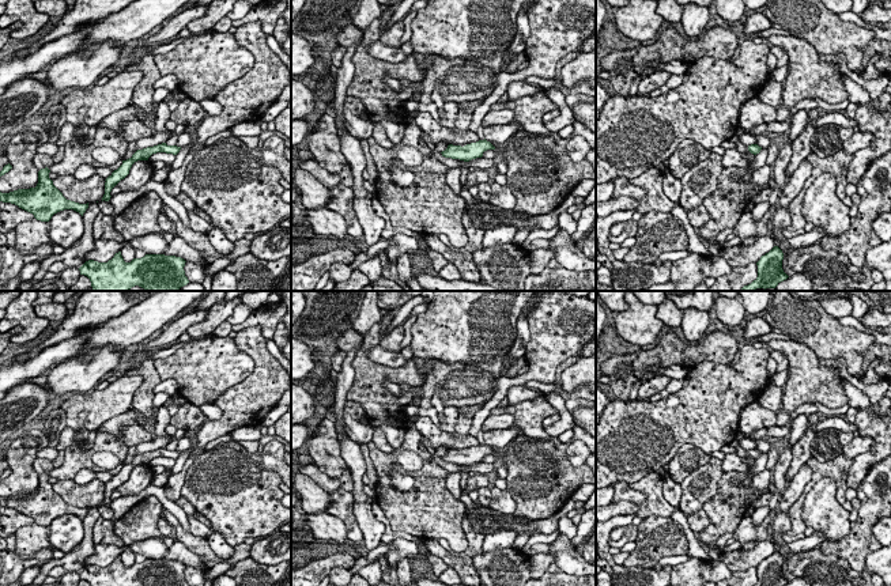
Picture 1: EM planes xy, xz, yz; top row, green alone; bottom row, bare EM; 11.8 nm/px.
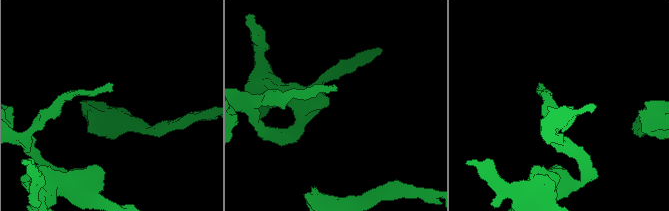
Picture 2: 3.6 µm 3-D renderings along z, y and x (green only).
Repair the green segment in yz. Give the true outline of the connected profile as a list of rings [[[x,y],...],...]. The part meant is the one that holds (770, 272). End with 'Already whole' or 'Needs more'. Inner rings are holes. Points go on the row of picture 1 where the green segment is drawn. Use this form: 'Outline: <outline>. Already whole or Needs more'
Outline: [[[774,246],[769,253],[760,257],[756,262],[758,277],[741,291],[755,291],[756,288],[775,288],[789,276],[782,269],[784,253],[778,246]]]. Already whole

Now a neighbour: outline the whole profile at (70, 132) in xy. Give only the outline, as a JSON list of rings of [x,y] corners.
[[[80,107],[79,110],[79,124],[71,124],[71,122],[65,122],[60,131],[58,139],[56,141],[56,144],[58,147],[65,145],[69,141],[83,141],[86,140],[87,135],[88,135],[88,129],[90,126],[84,124],[84,114],[87,111],[87,107]]]

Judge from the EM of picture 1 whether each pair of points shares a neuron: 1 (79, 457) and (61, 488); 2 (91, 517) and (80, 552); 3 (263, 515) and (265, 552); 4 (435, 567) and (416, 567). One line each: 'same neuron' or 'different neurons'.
1: different neurons
2: same neuron
3: different neurons
4: same neuron

